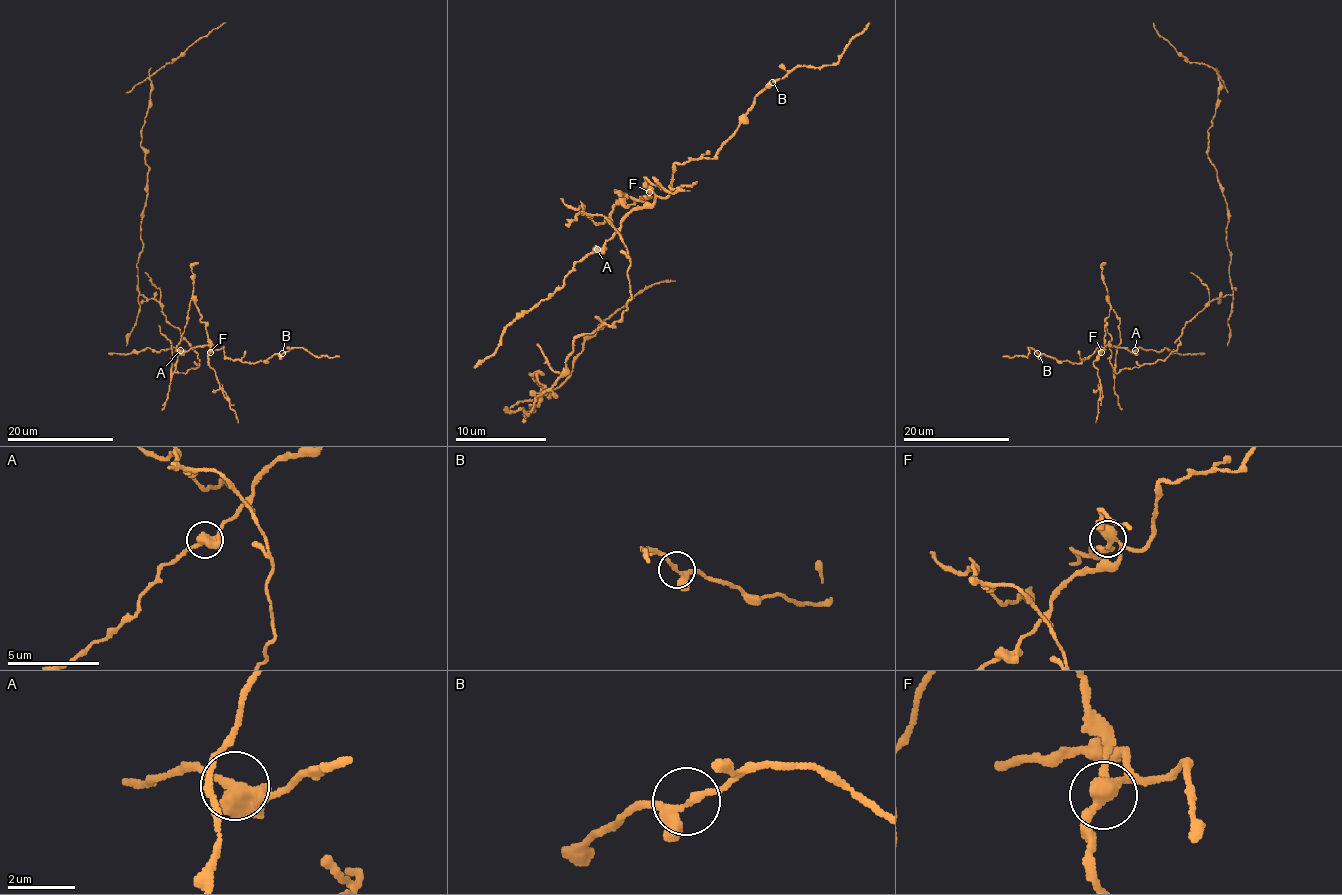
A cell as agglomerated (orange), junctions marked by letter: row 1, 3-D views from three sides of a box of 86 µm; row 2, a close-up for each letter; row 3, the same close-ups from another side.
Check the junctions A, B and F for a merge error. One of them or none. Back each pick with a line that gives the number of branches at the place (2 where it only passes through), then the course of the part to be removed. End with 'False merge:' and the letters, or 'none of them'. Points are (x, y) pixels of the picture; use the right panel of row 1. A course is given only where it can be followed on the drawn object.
F: Branches: 3. Course of the part to remove: (1102, 351), (1108, 299), (1119, 373), (1165, 359), (1189, 321), (1233, 293), (1226, 199), (1207, 155), (1215, 67)
False merge: F

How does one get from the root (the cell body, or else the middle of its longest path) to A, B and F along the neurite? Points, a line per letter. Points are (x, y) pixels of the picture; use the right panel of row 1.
A: (1183, 329), (1177, 349), (1163, 359), (1115, 373), (1121, 333), (1119, 318), (1108, 299), (1104, 341), (1135, 350)
B: (1183, 329), (1163, 359), (1115, 373), (1121, 333), (1108, 299), (1104, 349), (1079, 363), (1038, 353)
F: (1183, 329), (1177, 349), (1163, 359), (1115, 373), (1121, 333), (1119, 318), (1108, 299), (1110, 310), (1102, 351)

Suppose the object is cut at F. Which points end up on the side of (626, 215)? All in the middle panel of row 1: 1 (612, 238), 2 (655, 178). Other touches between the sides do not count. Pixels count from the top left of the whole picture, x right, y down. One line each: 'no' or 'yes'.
1: yes
2: no

